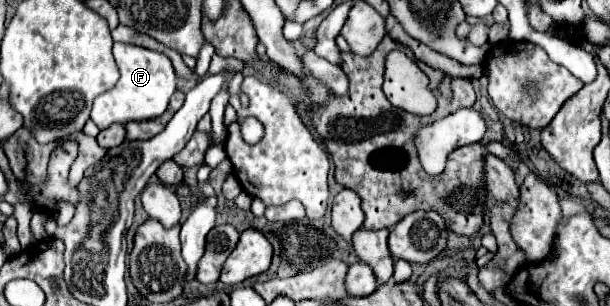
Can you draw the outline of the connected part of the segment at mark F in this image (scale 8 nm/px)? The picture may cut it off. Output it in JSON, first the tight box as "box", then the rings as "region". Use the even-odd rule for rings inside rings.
{"box":[90,44,176,130],"region":[[[114,44],[112,52],[120,68],[120,80],[112,90],[100,94],[94,100],[94,108],[90,116],[94,124],[100,130],[104,130],[112,124],[126,124],[132,120],[152,120],[162,116],[168,108],[172,94],[176,92],[176,74],[170,58],[160,52],[146,50],[132,44]]]}

